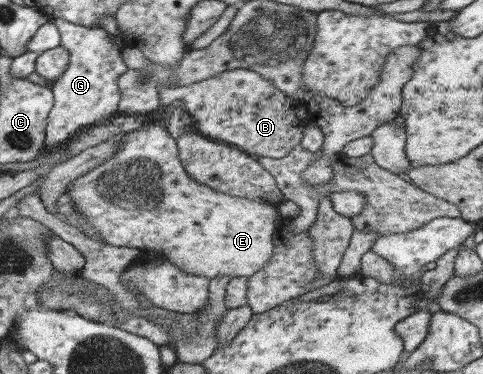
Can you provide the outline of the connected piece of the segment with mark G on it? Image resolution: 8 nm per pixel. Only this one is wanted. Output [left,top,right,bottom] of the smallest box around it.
[44,19,127,153]

